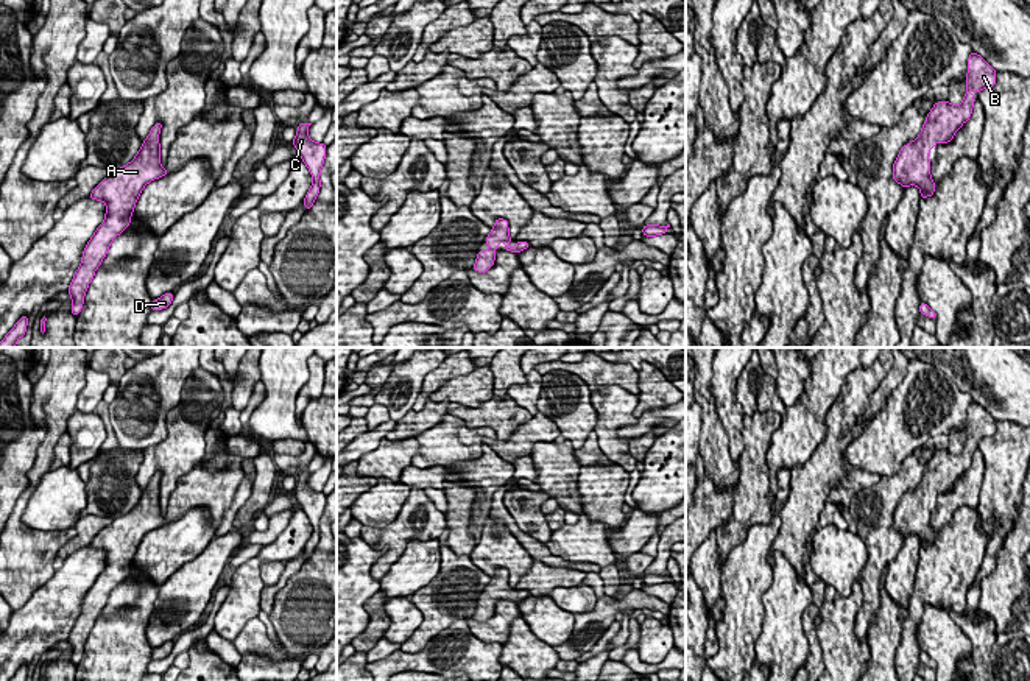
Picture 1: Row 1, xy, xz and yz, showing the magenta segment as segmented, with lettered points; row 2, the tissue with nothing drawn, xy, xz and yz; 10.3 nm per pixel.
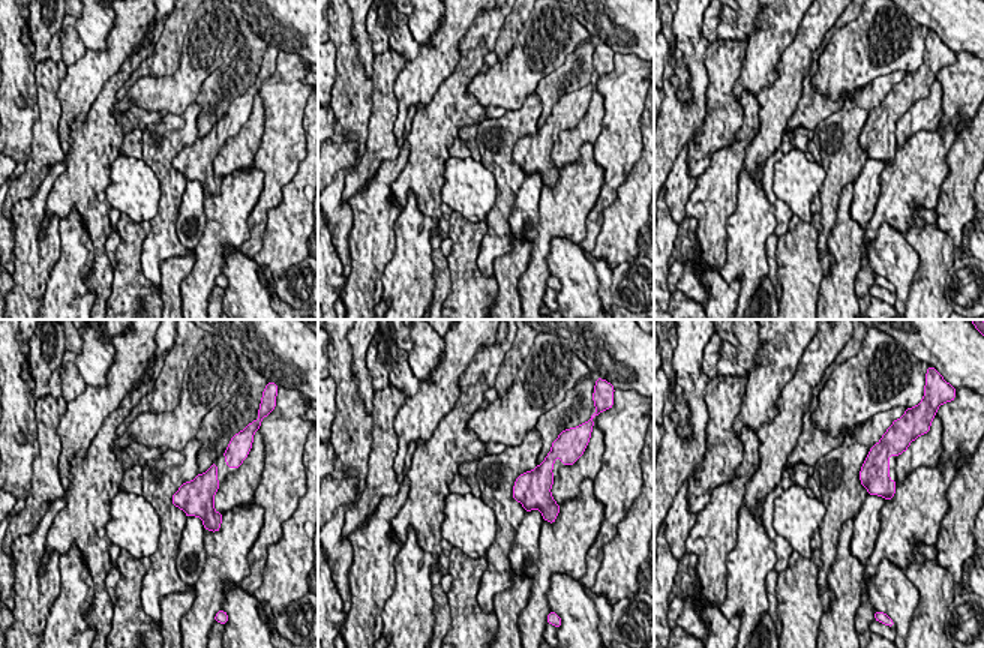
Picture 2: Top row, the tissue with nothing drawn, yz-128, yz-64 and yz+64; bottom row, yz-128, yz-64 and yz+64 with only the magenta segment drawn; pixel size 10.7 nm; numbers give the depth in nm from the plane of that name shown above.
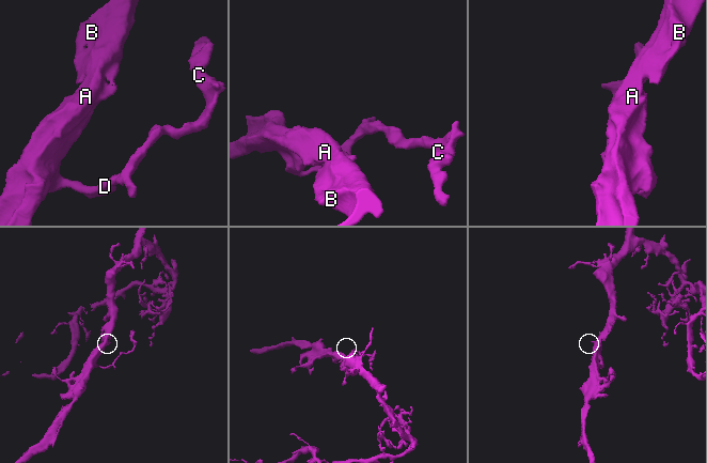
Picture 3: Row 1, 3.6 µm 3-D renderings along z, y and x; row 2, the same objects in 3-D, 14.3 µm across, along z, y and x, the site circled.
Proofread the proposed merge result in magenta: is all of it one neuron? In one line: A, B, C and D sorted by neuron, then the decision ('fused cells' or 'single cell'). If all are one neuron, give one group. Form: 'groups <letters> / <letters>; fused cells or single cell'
groups A B C D; single cell

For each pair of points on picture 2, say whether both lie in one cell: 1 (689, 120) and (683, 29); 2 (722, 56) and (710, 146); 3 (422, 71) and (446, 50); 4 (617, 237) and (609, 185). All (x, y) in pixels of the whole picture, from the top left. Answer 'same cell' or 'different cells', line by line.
1: same cell
2: same cell
3: same cell
4: different cells

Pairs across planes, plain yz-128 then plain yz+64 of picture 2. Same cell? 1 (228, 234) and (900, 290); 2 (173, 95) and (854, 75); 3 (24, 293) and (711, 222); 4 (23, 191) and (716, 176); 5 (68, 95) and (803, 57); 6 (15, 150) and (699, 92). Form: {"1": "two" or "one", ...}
{"1": "two", "2": "one", "3": "one", "4": "two", "5": "two", "6": "two"}

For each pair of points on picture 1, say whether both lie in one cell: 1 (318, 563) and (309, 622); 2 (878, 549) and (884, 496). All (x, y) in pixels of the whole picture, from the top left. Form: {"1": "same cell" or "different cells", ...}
{"1": "same cell", "2": "same cell"}

